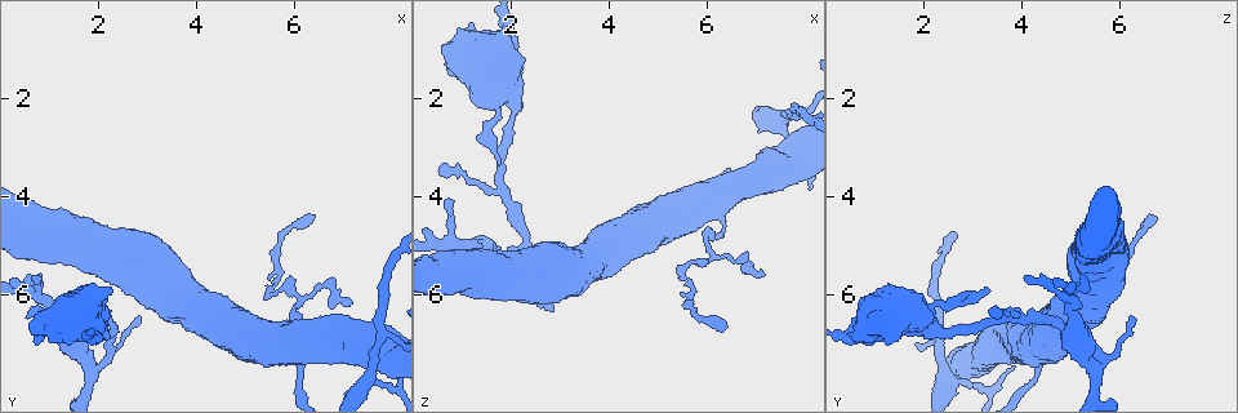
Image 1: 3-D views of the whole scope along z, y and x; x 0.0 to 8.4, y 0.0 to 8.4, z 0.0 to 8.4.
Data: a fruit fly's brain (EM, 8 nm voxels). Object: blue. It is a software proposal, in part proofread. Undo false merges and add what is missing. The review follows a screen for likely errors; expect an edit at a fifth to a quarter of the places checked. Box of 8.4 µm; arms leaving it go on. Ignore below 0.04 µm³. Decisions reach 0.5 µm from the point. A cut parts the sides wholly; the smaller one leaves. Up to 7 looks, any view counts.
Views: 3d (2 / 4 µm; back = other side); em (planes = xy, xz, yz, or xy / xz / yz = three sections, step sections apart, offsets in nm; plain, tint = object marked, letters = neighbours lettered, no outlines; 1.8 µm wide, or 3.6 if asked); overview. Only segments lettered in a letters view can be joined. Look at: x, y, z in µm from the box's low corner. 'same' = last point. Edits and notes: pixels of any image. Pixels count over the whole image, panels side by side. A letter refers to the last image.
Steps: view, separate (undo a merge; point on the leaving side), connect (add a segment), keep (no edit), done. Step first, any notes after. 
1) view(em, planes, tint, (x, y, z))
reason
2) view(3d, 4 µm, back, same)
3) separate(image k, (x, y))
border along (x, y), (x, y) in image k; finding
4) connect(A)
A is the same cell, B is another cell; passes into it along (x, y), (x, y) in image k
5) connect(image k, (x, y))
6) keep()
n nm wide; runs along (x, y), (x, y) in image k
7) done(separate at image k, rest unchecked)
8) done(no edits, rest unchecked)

view(3d, 2 µm, (2.25, 6.75, 5.15))
sharp bend

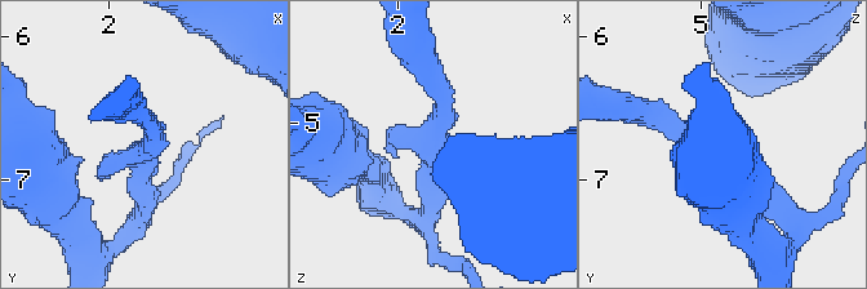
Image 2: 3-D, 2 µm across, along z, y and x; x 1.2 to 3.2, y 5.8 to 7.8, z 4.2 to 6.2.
view(em, planes, letters, (2.22, 6.78, 5.12))
3 arms; arms of 170, 200, 380 nm; shape alone is not enough

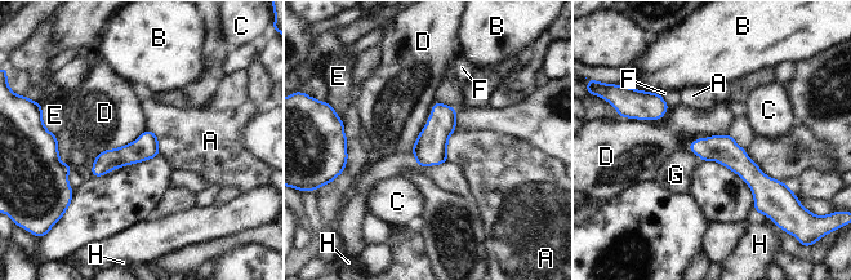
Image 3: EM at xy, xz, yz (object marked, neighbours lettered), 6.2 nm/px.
keep()
A, B, C, D, E, F, G and H are other cells; border along (148, 129), (94, 159) in image 3; all the same cell

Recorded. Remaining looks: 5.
view(em, 3.6 µm, planes, letters, (7.15, 6.15, 5.60))
thin end

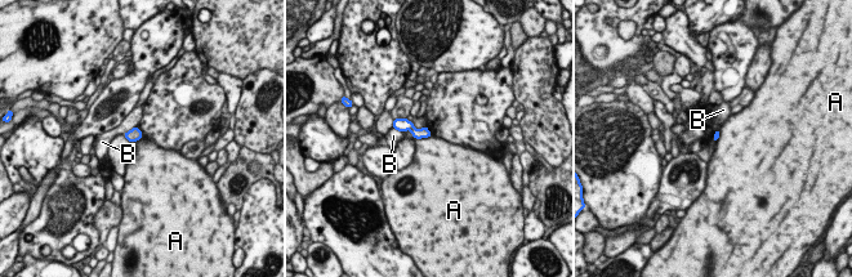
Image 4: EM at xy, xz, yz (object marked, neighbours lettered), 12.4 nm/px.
keep()
B touches over 220 nm; A and B are other cells; border along (431, 134), (415, 138) in image 4; no lettered segment goes on from it

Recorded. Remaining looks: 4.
view(3d, 4 µm, back, (2.00, 6.70, 2.35))
calibre changes

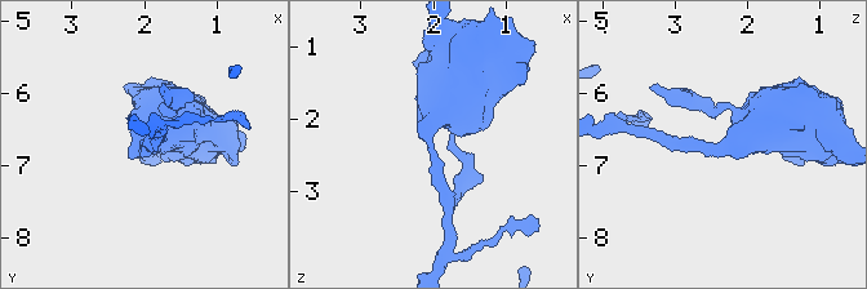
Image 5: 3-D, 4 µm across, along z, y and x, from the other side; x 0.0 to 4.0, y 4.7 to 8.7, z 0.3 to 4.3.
view(em, 3.6 µm, planes, letters, (2.05, 6.75, 2.30))
arms of 180, 800 nm; shape alone is not enough

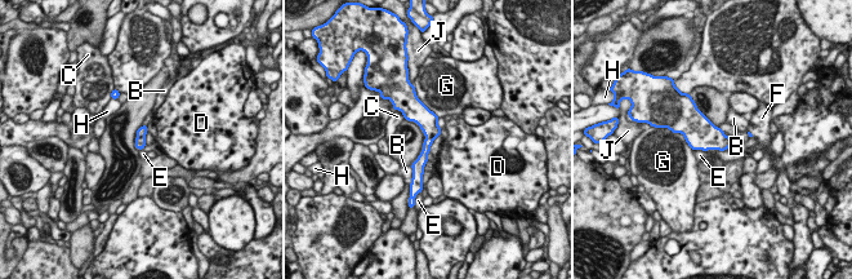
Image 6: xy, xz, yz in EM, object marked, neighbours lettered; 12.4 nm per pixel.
keep()
B, C, D, E, F, G, H and J are other cells; border along (705, 150), (694, 151) in image 6; one cell here

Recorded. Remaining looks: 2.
done(no edits, rest unchecked)

